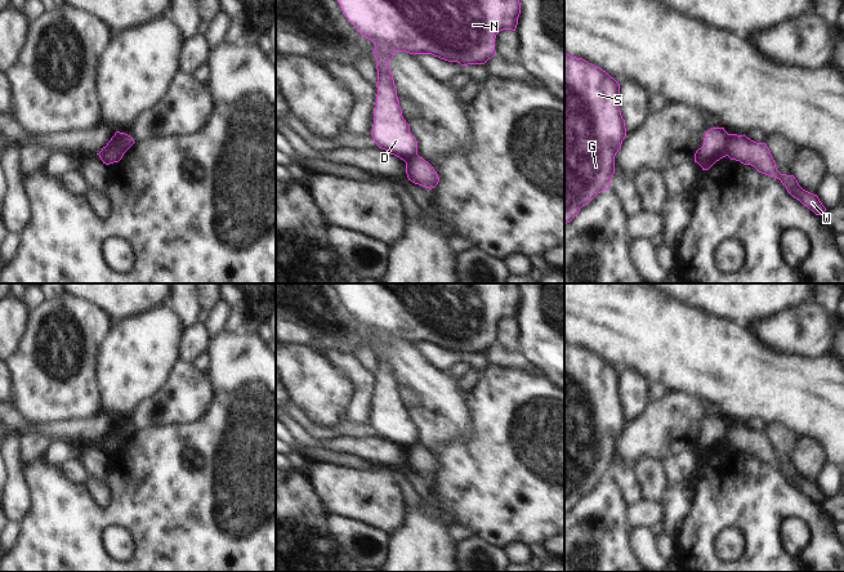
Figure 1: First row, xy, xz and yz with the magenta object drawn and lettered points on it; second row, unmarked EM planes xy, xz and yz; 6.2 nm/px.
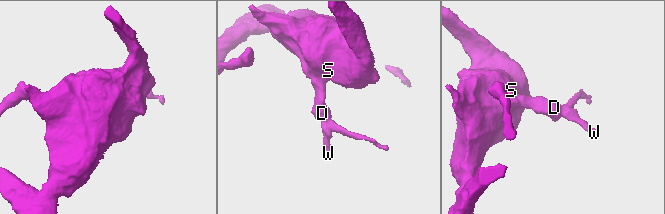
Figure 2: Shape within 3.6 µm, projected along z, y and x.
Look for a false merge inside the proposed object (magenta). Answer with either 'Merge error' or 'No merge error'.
Merge error.

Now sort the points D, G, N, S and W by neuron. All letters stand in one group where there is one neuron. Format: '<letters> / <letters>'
D G N S / W

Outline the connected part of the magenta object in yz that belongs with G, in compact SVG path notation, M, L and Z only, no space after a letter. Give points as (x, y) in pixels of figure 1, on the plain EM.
M564 341L564 513L570 511L598 482L609 477L615 444L626 425L619 396L620 372L602 357Z

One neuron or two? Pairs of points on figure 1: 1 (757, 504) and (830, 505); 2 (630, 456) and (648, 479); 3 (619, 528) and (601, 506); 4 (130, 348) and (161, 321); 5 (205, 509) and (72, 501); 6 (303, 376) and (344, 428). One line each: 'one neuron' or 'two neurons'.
1: two neurons
2: two neurons
3: one neuron
4: one neuron
5: one neuron
6: two neurons

